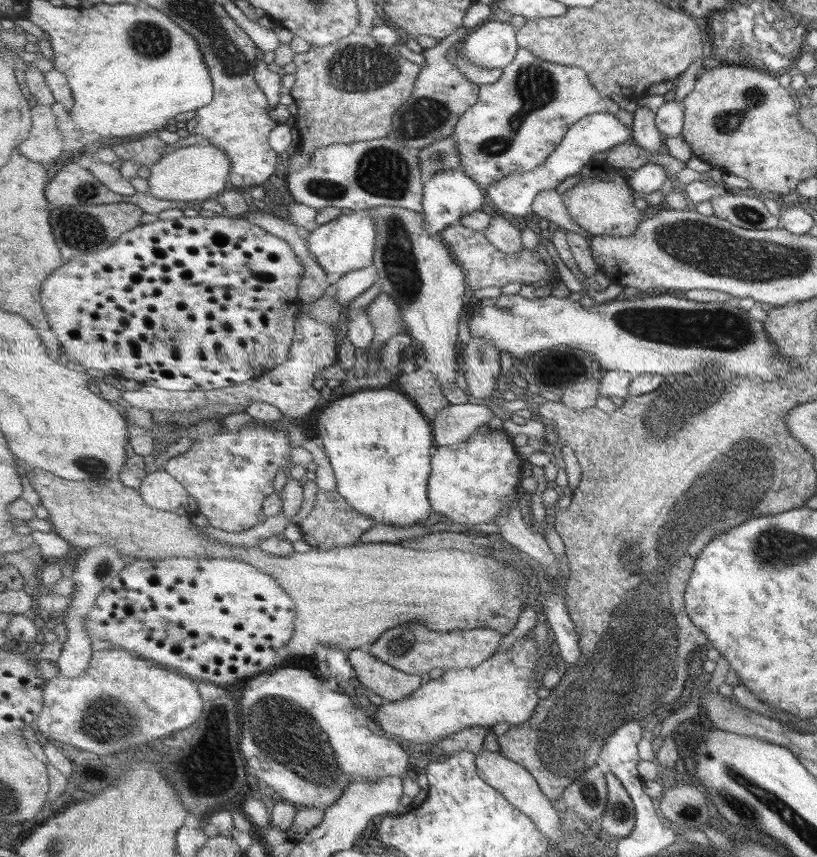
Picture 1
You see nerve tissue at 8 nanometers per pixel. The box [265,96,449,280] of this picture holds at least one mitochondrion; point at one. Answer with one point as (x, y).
(381, 171)

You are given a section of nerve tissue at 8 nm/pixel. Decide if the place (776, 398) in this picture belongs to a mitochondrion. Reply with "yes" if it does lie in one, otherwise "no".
no

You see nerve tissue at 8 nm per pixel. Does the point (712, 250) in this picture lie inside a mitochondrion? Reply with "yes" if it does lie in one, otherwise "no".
yes

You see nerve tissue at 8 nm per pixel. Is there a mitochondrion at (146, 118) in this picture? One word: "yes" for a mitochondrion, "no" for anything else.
no

